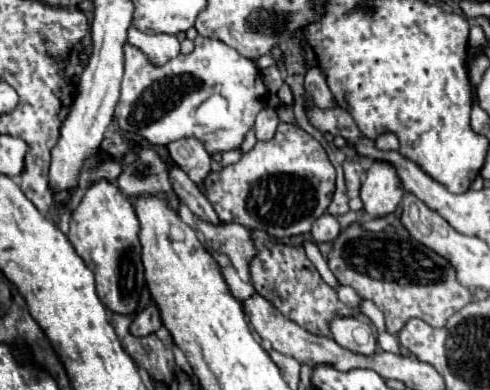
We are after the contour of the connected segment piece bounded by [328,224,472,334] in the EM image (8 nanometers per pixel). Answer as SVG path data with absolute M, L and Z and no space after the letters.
M350 224L334 240L334 246L328 254L328 266L334 272L334 276L340 280L340 284L352 286L360 294L362 300L370 300L382 310L384 320L386 320L386 332L390 334L398 334L402 326L406 324L406 320L414 316L422 318L434 328L442 328L454 312L458 312L464 304L472 302L472 292L456 280L456 272L448 264L448 260L444 260L442 256L438 256L436 252L432 252L430 248L426 248L412 236L406 234L404 238L396 230L384 230L384 232L374 234L374 232L366 232L360 224Z

